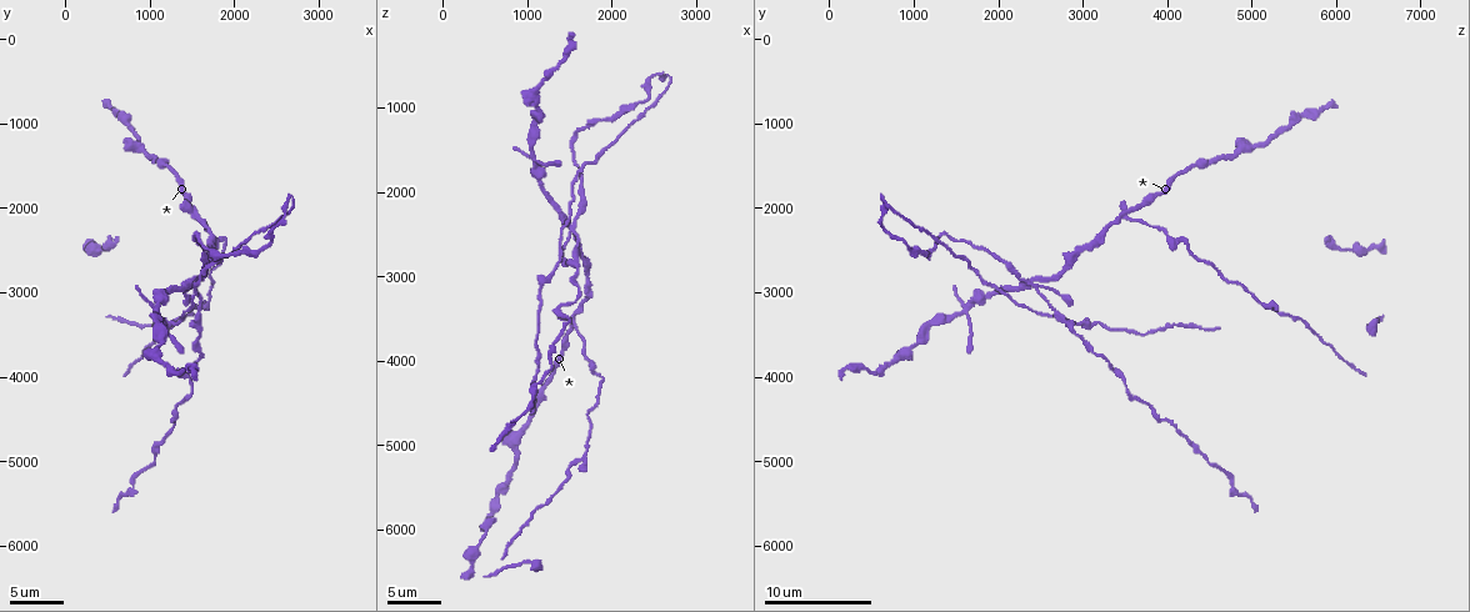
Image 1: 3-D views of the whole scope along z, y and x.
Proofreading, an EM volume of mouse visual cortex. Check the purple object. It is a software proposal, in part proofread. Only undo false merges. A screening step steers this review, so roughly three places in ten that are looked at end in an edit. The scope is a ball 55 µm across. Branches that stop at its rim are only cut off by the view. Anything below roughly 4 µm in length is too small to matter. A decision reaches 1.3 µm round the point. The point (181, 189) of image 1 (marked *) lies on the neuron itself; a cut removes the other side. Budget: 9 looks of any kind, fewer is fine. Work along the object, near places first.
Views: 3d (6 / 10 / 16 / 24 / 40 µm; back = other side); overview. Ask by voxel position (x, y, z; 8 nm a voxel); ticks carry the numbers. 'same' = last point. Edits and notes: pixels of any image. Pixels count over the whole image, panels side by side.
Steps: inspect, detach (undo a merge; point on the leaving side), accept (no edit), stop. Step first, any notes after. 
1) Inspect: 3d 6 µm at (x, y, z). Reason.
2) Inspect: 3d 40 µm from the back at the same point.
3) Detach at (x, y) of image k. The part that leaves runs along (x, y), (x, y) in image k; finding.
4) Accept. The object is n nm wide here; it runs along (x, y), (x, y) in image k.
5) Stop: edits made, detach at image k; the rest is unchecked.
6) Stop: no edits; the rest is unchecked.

Inspect: 3d 6 µm at (1500, 2100, 3550). Thin arm on a thick one.

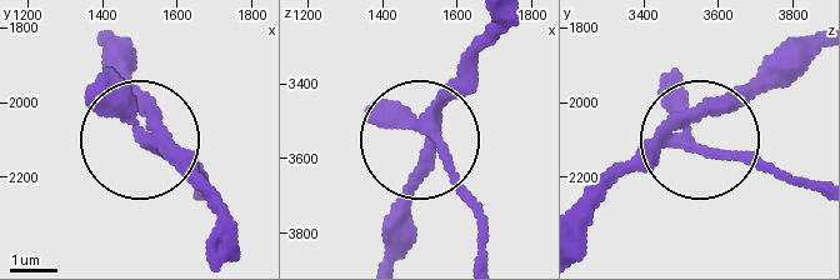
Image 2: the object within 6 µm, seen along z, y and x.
Detach at (99, 85) of image 2. The part that leaves runs along (681, 136), (809, 184) in image 2; a second neuron is stuck on.

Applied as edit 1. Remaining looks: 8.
Inspect: overview.

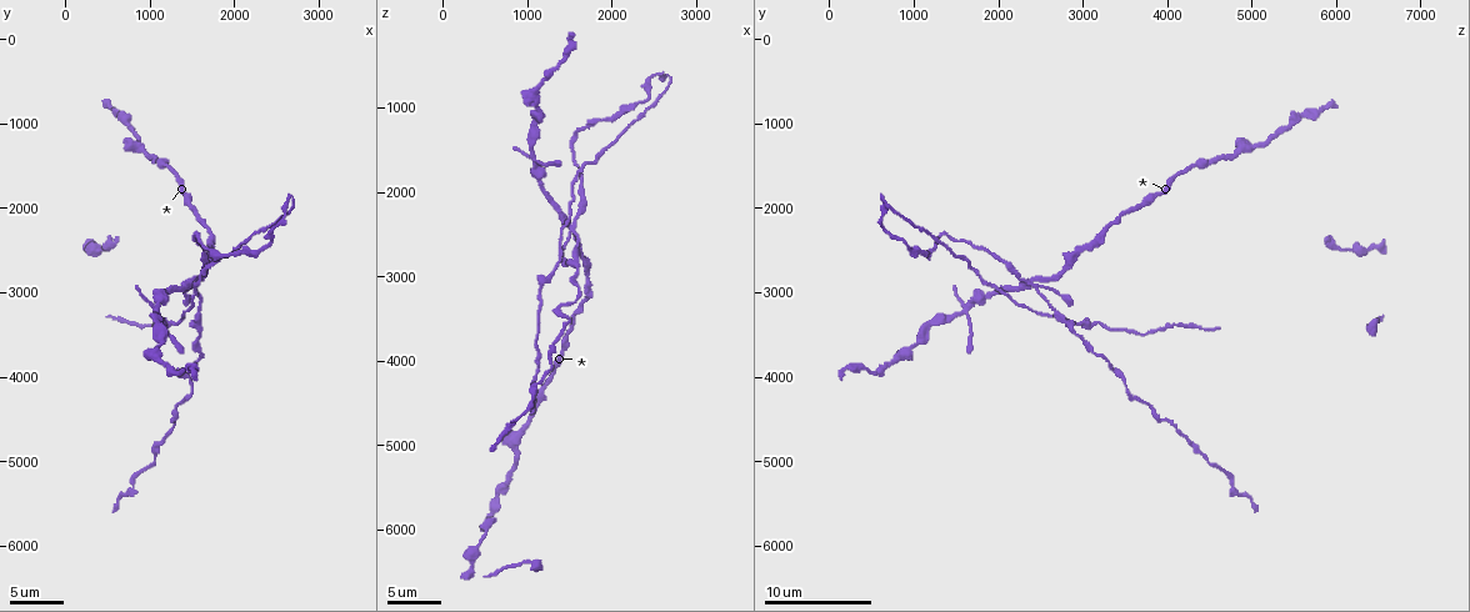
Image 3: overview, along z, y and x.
Inspect: 3d 16 µm at (1100, 3250, 1600). Four-way junction.

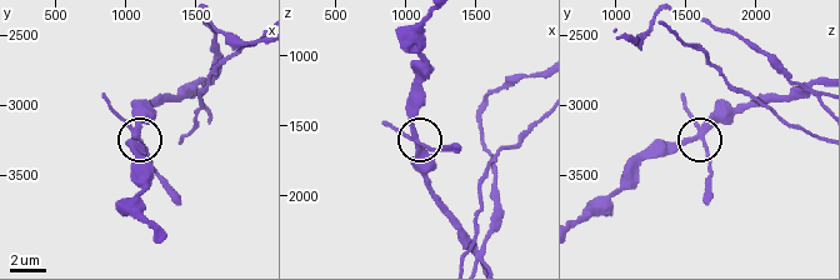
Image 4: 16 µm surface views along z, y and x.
Inspect: 3d 6 µm at (1080, 3220, 1600).

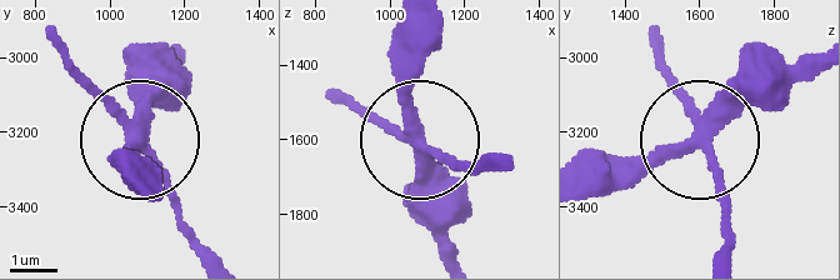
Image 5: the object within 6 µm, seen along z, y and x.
Accept. The object is 280 nm wide here; it runs along (451, 249), (424, 145), (459, 165), (499, 165) in image 5; continuous, no second neuron.

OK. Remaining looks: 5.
Inspect: 3d 6 µm at (1550, 2900, 2400). Looks like a crossing.

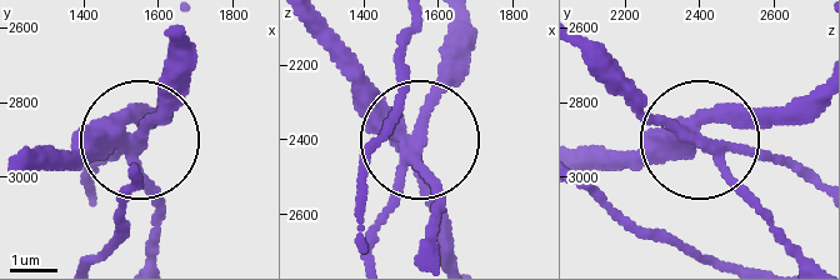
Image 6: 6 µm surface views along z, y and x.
Detach at (164, 121) of image 6. The object is 380 nm wide here; two neurons meet here.

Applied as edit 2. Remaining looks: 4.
Inspect: 3d 10 µm at (900, 1250, 5150).

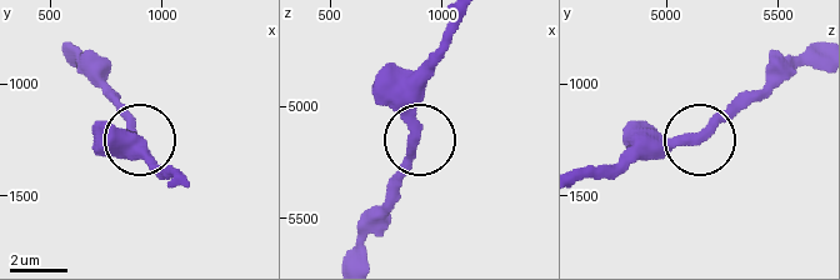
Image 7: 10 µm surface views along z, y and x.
Accept. It runs along (458, 26), (429, 76), (416, 113), (416, 148), (395, 189) in image 7; continuous, no second neuron.

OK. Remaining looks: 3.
Stop: edits made, detach at image 2, detach at image 6; the rest is unchecked.

